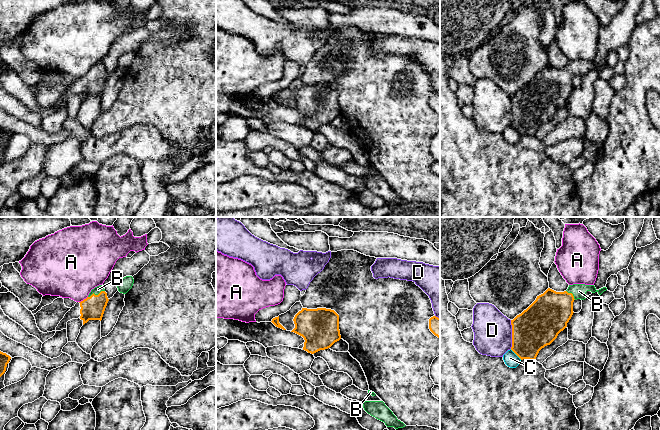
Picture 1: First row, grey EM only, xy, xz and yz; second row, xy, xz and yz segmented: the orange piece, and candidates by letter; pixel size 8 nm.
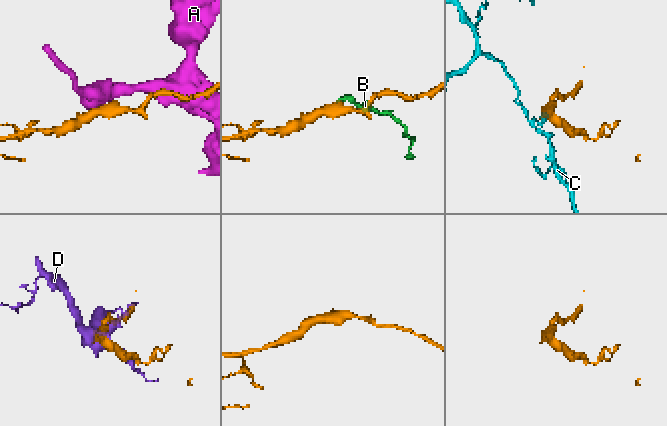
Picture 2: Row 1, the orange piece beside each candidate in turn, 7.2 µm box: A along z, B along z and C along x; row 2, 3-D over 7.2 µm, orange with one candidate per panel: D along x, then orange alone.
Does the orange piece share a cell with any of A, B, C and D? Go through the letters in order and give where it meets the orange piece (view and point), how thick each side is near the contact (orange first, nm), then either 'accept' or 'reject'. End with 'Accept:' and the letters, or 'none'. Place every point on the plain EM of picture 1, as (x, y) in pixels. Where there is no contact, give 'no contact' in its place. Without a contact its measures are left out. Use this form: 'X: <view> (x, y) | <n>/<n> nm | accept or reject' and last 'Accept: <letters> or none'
A: xy (84, 75) | 190/440 nm | reject
B: xy (96, 71) | 190/60 nm | accept
C: yz (516, 130) | 320/110 nm | reject
D: yz (512, 110) | 340/300 nm | reject
Accept: B

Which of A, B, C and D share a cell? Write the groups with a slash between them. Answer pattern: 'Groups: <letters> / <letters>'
Groups: A / B / C / D

